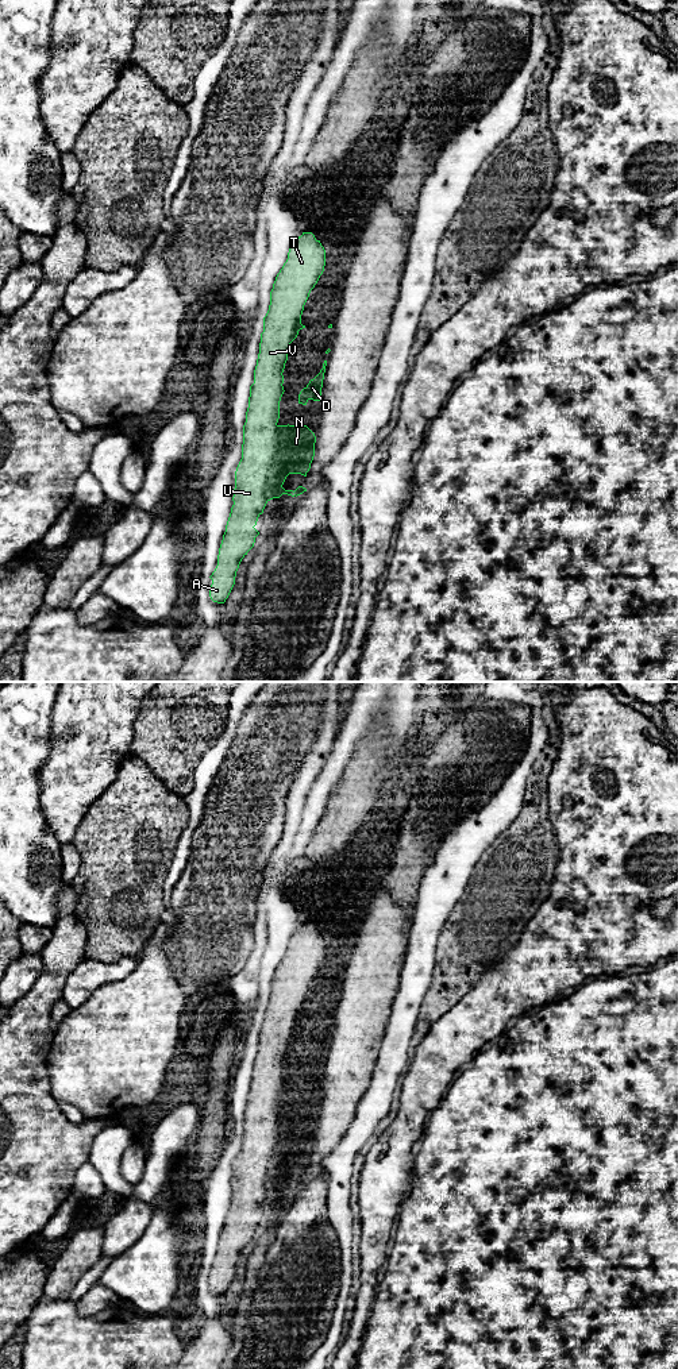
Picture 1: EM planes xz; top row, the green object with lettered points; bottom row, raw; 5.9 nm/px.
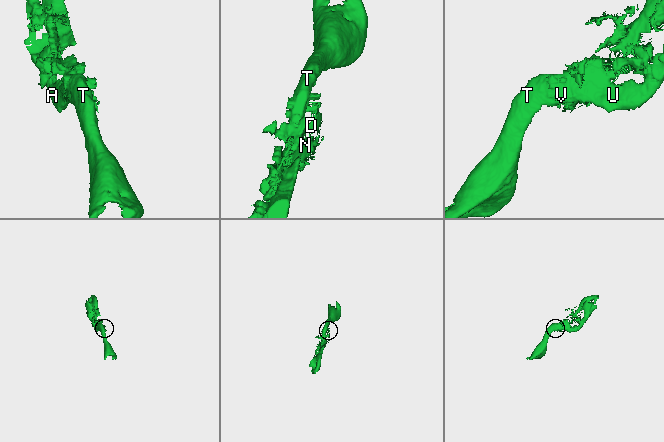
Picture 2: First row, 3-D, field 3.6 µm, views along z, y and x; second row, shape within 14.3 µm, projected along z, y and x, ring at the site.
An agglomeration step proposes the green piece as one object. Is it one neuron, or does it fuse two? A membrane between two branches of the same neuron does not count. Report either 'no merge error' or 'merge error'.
no merge error

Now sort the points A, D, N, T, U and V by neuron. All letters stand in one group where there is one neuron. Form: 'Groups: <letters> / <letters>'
Groups: A D N T U V

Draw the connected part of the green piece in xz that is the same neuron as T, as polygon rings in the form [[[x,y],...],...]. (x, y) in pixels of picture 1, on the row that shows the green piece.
[[[303,232],[289,247],[288,259],[276,277],[270,305],[263,317],[259,354],[250,386],[243,425],[242,459],[235,471],[234,505],[219,548],[209,597],[224,603],[242,559],[254,547],[254,528],[266,504],[282,494],[307,491],[282,487],[289,474],[307,477],[315,456],[316,436],[307,425],[278,425],[284,394],[284,369],[290,343],[301,324],[304,305],[325,266],[325,250],[312,232]]]

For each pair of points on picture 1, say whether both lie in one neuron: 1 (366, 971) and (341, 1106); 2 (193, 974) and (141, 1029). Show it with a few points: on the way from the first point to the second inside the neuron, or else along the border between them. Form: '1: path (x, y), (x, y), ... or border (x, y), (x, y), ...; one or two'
1: path (365, 1005), (355, 1030), (355, 1042), (347, 1072); one
2: border (166, 956), (174, 978), (183, 986); two

